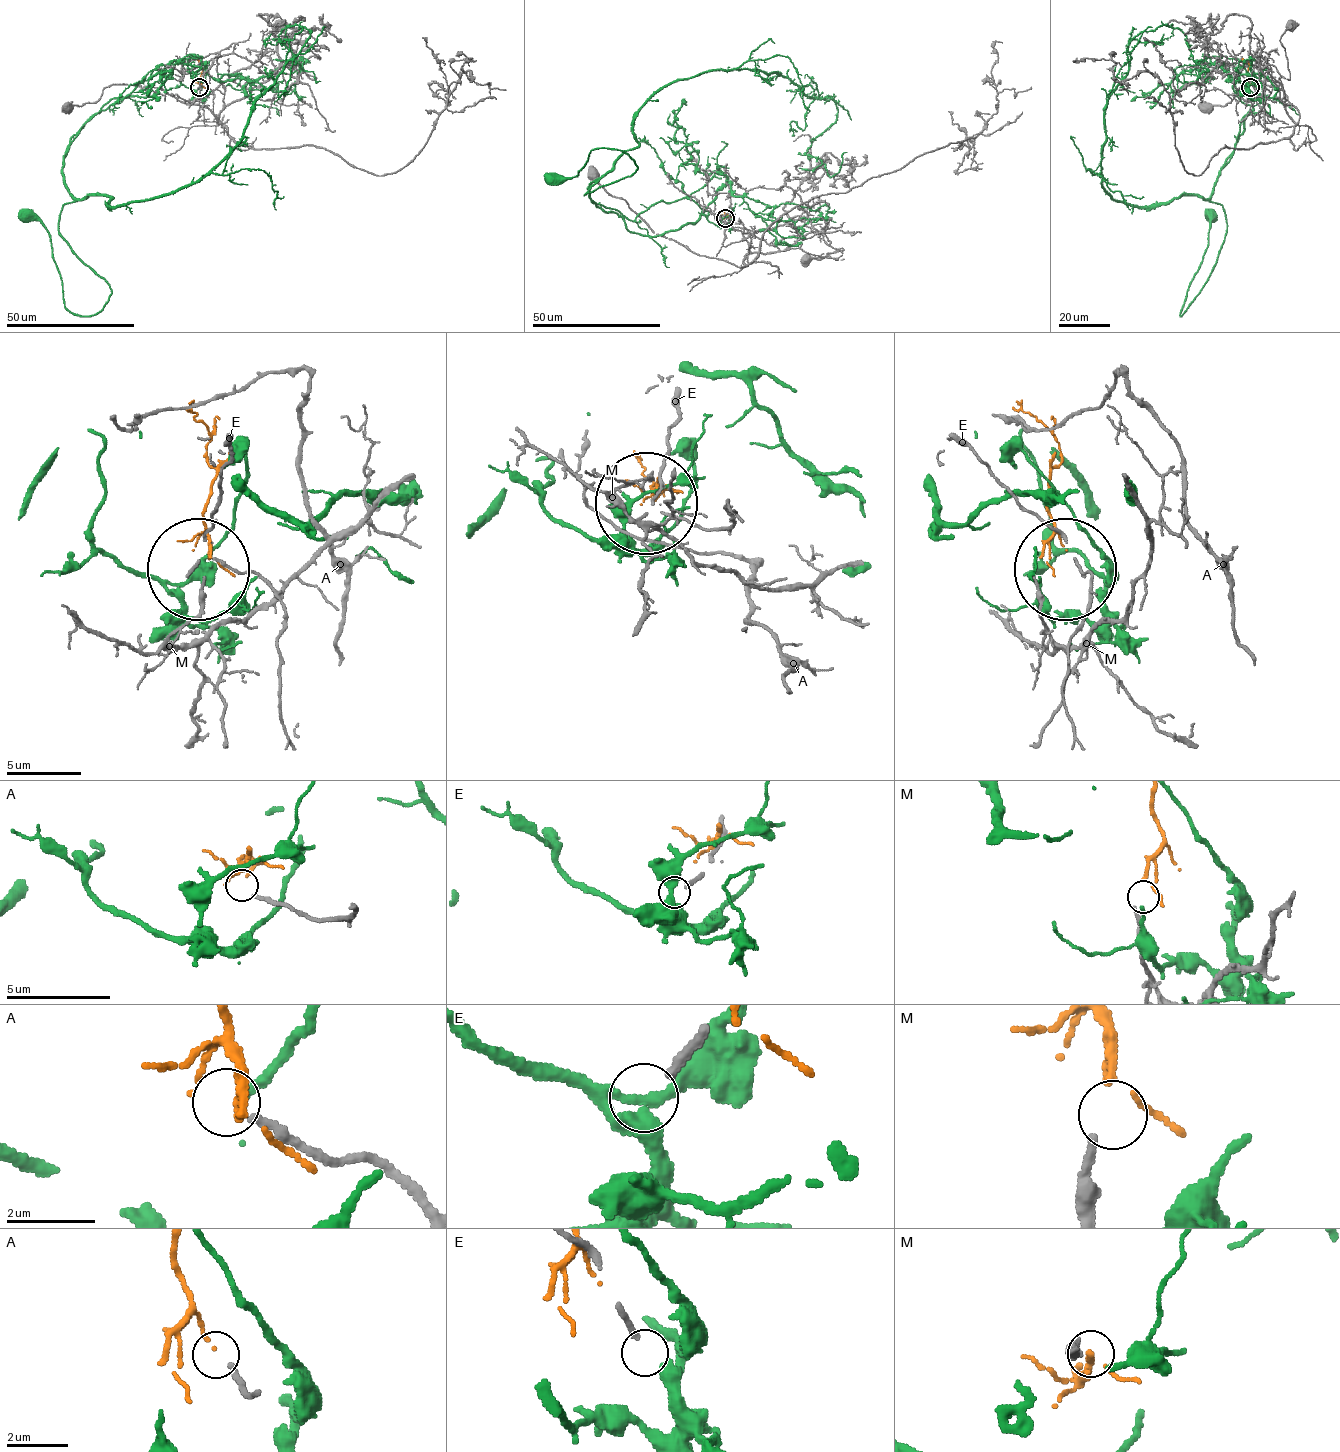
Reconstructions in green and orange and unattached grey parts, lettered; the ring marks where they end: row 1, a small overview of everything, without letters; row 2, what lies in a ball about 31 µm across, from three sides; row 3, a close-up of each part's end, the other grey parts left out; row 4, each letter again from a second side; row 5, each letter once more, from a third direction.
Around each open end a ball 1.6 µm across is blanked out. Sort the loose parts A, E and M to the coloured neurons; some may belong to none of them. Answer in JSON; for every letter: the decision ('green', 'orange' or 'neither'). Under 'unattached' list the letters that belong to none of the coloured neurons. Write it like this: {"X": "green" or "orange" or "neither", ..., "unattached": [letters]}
{"A": "neither", "E": "neither", "M": "orange", "unattached": ["A", "E"]}

